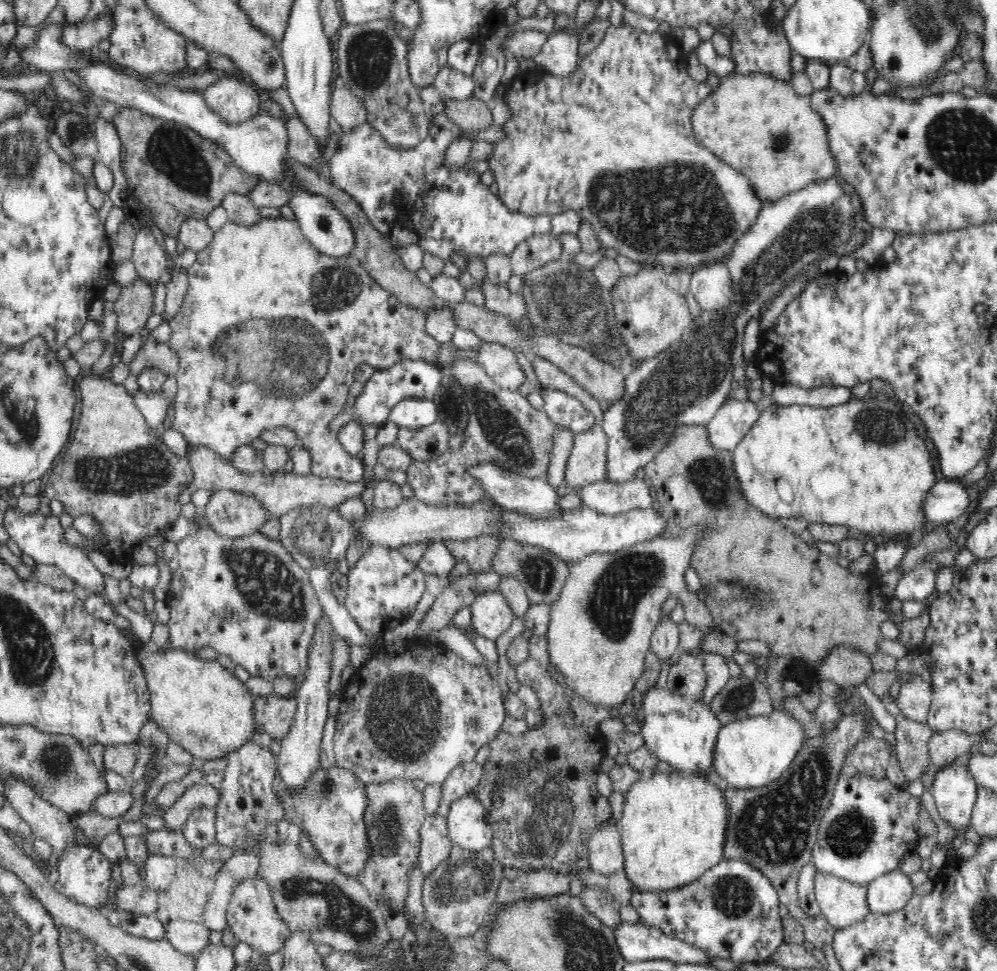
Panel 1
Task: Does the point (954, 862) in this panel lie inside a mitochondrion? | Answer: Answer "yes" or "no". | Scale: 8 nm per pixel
no

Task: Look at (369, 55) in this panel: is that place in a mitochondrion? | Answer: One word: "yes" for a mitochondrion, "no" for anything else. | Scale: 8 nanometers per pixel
yes

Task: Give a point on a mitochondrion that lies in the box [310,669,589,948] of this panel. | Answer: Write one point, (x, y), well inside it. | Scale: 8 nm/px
(528, 810)

